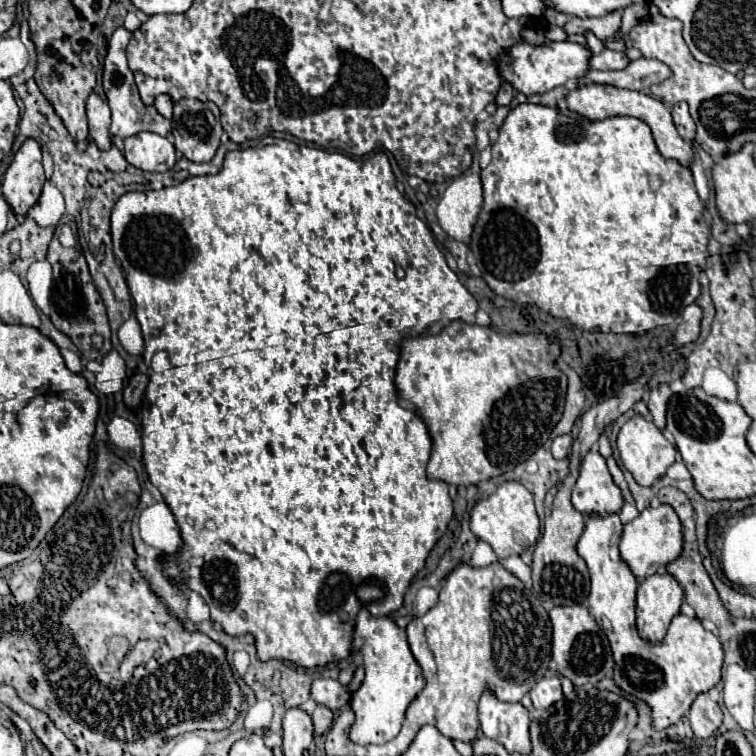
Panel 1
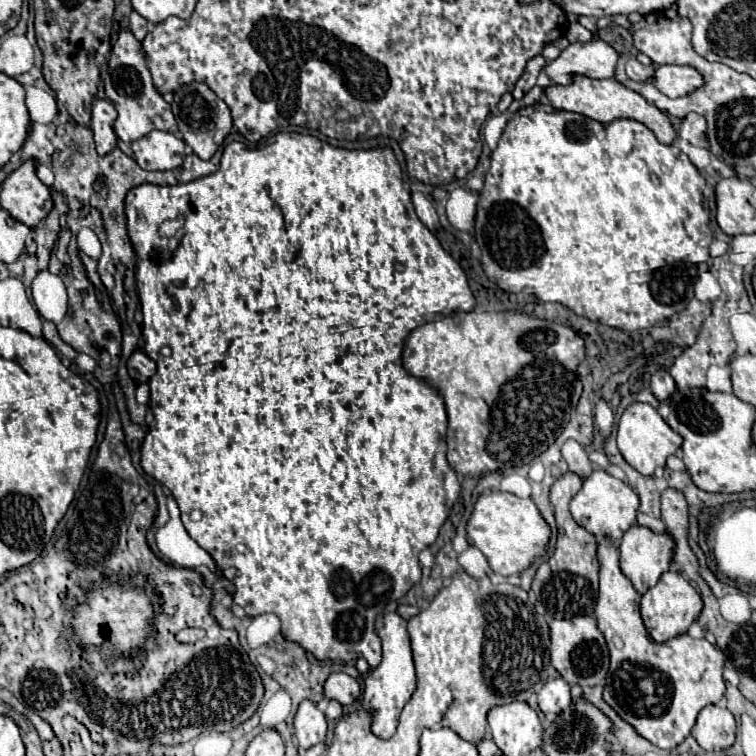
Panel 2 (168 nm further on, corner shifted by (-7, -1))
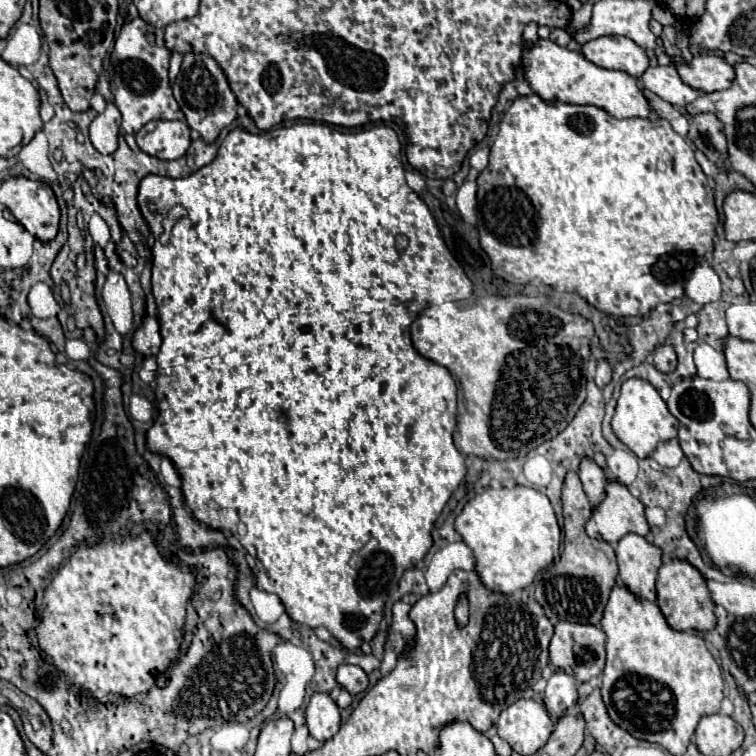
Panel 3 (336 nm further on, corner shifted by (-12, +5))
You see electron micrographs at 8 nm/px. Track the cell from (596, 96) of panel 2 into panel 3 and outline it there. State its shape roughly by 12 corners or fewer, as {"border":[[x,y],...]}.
{"border":[[550,39],[522,53],[544,101],[654,115],[636,79]]}

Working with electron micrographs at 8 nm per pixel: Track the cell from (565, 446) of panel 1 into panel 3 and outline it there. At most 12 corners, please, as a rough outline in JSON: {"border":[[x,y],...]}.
{"border":[[592,457],[580,461],[580,481],[592,505],[604,497],[604,471]]}

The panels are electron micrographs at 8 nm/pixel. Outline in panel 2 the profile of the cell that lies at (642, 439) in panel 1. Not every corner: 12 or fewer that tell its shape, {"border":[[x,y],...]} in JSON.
{"border":[[649,403],[625,407],[617,447],[641,475],[665,467],[681,437]]}

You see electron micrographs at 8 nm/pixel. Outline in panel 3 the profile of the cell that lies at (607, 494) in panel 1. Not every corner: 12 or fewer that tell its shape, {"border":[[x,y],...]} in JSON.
{"border":[[620,481],[604,501],[586,533],[608,543],[648,535],[644,505]]}

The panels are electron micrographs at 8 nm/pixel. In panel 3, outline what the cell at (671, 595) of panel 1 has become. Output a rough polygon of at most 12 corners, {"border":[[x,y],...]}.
{"border":[[688,561],[658,571],[658,607],[676,631],[716,625],[706,579]]}

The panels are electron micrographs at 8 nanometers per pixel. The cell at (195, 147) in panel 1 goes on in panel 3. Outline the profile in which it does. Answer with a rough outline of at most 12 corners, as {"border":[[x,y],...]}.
{"border":[[186,55],[174,81],[190,129],[214,143],[238,101],[208,55]]}

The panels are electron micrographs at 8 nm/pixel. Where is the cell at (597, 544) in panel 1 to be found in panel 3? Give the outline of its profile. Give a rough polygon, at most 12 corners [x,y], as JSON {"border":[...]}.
{"border":[[612,587],[602,699],[672,755],[720,711],[700,635]]}

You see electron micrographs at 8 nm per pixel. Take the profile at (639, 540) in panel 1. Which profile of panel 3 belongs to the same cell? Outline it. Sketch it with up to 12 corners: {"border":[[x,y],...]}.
{"border":[[628,533],[616,547],[620,581],[656,601],[662,549]]}

